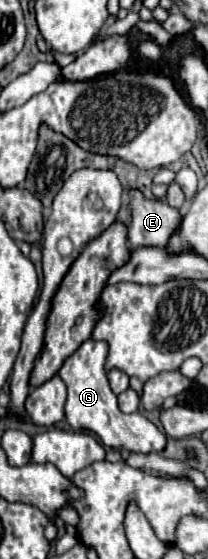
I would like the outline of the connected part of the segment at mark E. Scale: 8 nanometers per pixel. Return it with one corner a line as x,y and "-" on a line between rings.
128,192
132,224
128,228
128,240
132,248
154,246
166,248
170,236
180,228
182,214
176,208
170,208
166,202
146,200
138,192

